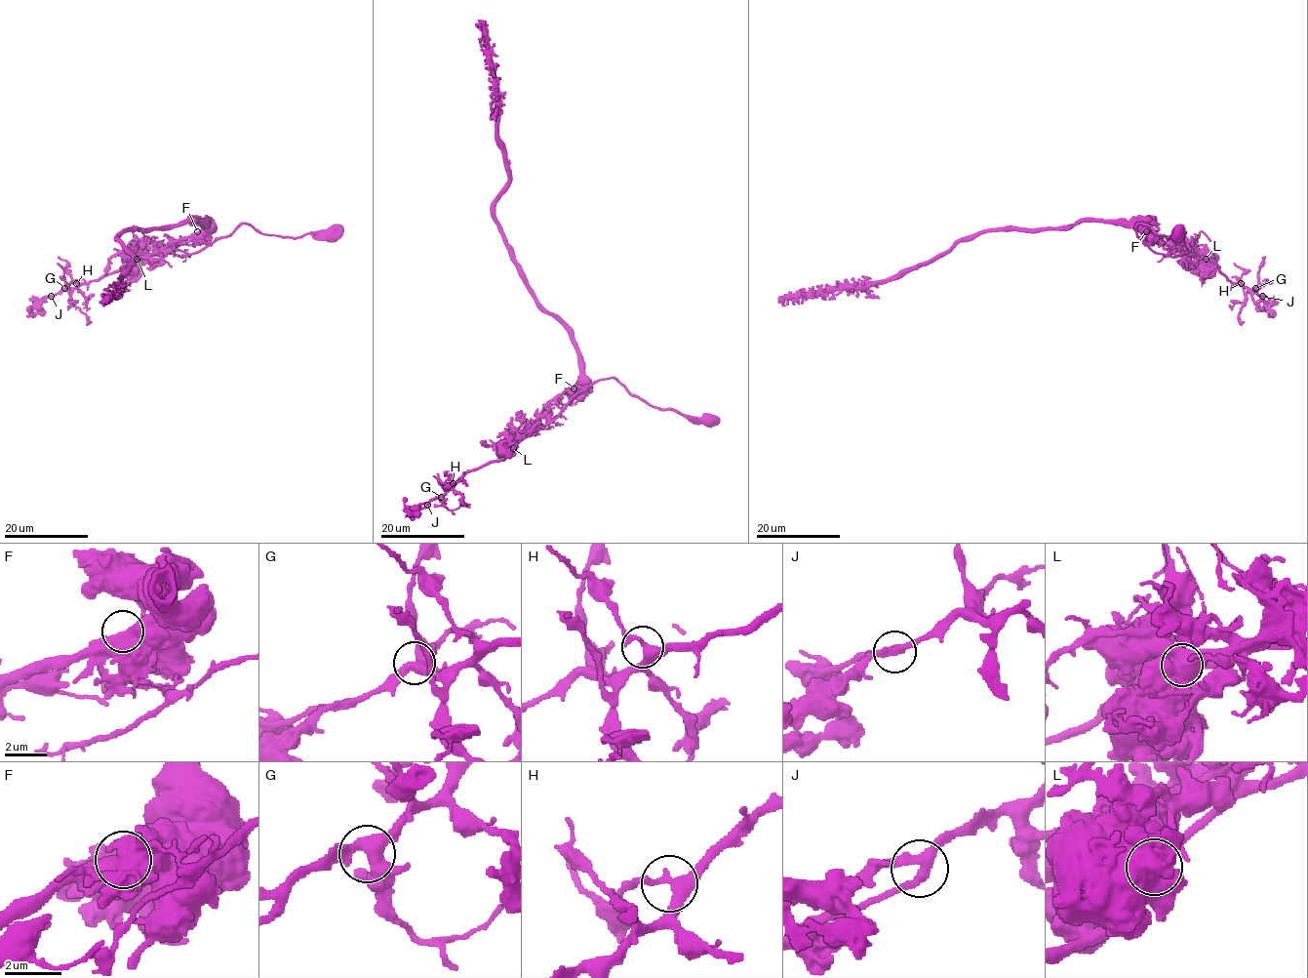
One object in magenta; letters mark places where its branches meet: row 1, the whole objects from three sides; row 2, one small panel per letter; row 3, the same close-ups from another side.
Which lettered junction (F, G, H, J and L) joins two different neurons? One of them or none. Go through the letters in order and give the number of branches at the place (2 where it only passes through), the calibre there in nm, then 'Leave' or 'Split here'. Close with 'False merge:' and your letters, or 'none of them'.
F: Branches: 1. Thickness 800 nm. Leave
G: Branches: 3. Thickness 460 nm. Leave
H: Branches: 3. Thickness 320 nm. Leave
J: Branches: 3. Thickness 320 nm. Leave
L: Branches: 1. Thickness 1000 nm. Split here
False merge: L

